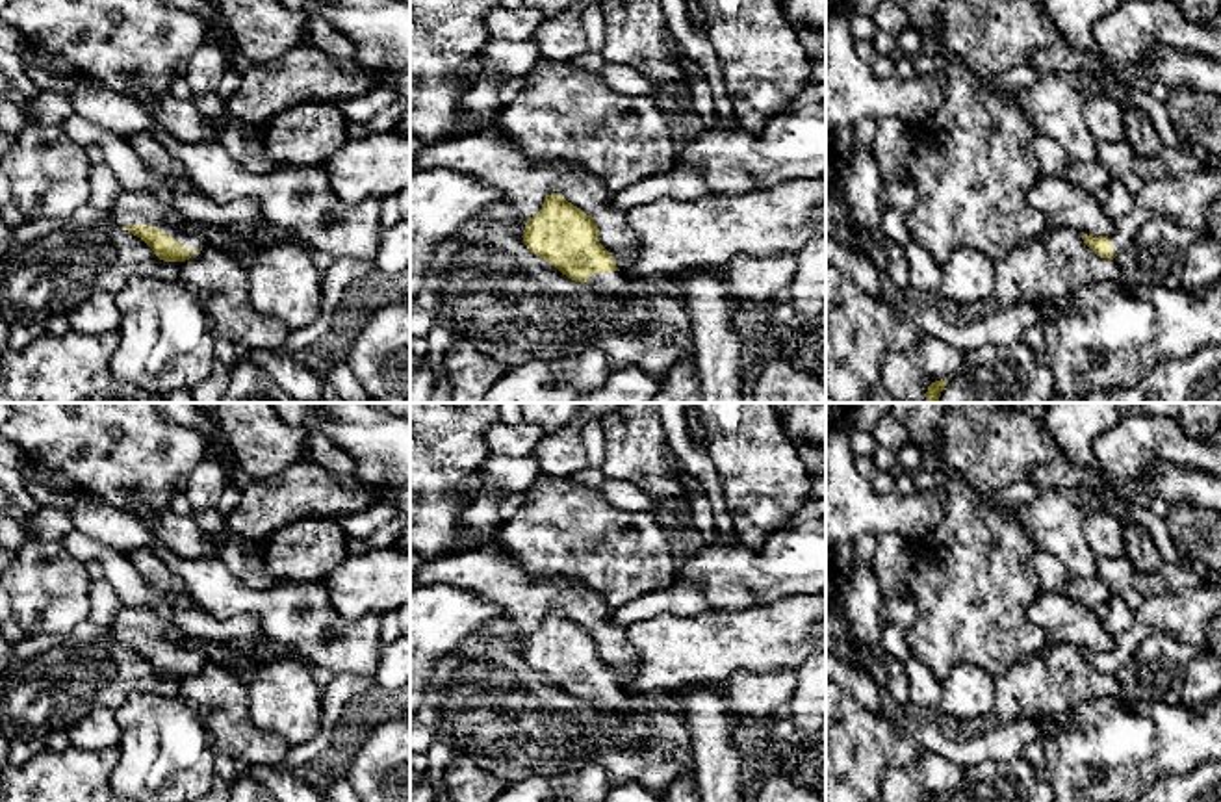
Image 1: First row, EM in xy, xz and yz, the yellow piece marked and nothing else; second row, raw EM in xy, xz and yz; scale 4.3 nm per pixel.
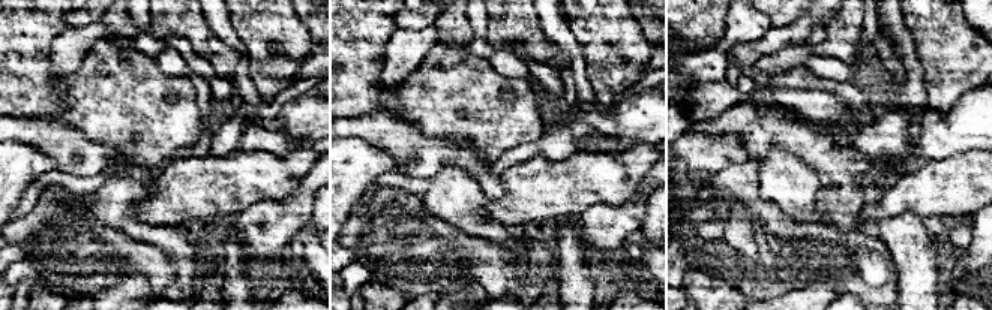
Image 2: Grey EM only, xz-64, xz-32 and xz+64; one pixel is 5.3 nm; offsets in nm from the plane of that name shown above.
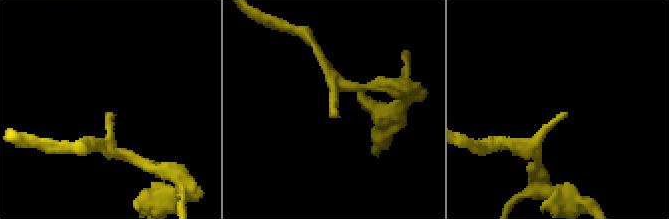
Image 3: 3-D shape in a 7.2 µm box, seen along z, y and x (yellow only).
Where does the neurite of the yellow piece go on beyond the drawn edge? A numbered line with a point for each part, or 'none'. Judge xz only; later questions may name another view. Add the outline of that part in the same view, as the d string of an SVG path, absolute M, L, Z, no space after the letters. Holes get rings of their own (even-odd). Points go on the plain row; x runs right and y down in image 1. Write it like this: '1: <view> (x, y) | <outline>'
1: xz (615, 698) | M610 687L610 689L596 689L588 692L585 700L596 705L623 711L629 704L629 698L631 694L625 689Z

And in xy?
1: xy (140, 622) | M122 605L115 614L109 635L119 642L147 640L163 646L176 659L189 663L191 674L197 672L199 665L210 661L202 652L187 648L184 644L186 633L158 616L148 605Z

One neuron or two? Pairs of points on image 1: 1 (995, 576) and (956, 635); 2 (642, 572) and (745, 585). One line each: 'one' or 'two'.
1: one
2: two

